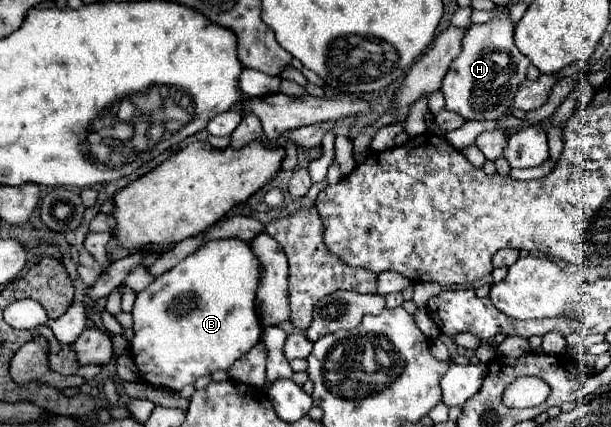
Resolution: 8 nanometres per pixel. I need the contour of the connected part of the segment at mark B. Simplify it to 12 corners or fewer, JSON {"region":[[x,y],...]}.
{"region":[[215,239],[137,293],[133,363],[181,391],[261,339],[259,263]]}

